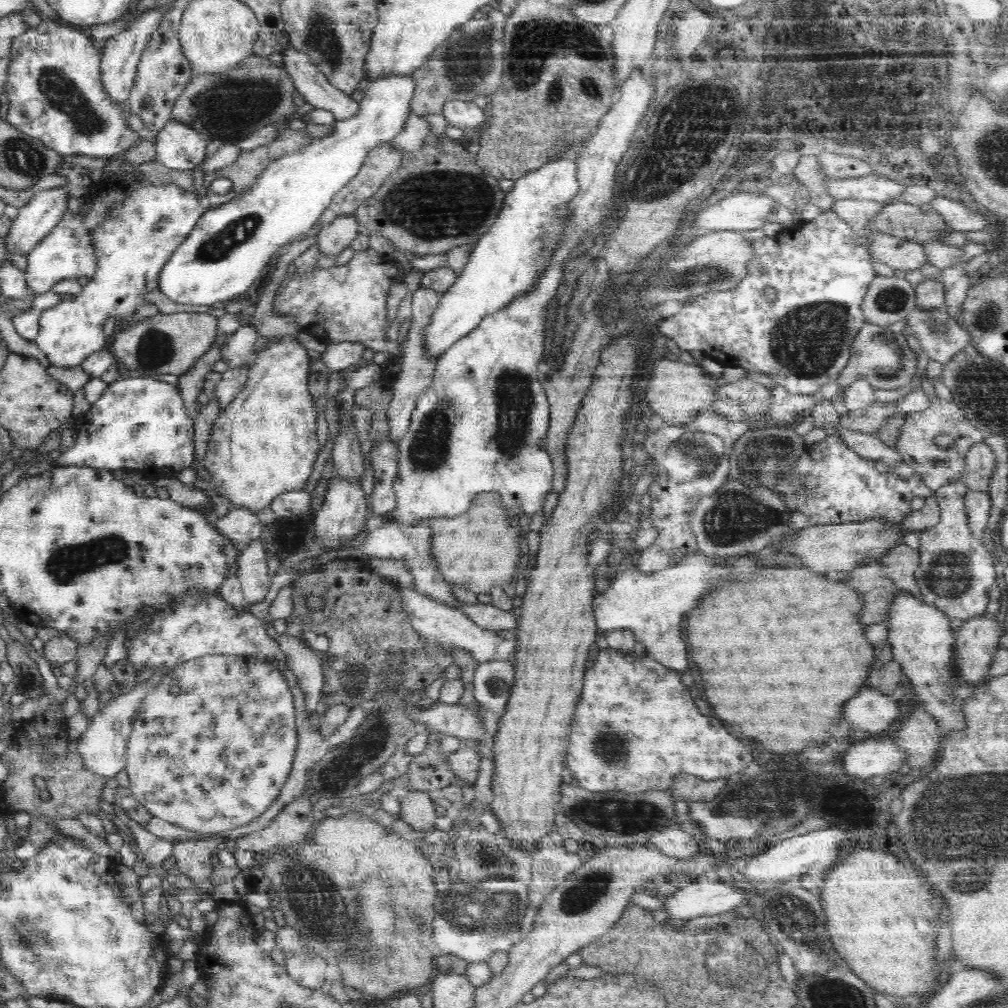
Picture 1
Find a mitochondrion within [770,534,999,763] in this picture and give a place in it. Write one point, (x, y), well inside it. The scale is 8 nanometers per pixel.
(951, 575)

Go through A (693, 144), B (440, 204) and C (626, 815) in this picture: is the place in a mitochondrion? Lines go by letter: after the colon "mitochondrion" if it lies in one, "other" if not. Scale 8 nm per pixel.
A: mitochondrion
B: mitochondrion
C: mitochondrion

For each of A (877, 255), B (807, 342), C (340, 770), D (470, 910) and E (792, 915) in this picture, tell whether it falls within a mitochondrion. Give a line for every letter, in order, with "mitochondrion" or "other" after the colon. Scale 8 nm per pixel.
A: other
B: mitochondrion
C: mitochondrion
D: mitochondrion
E: mitochondrion

